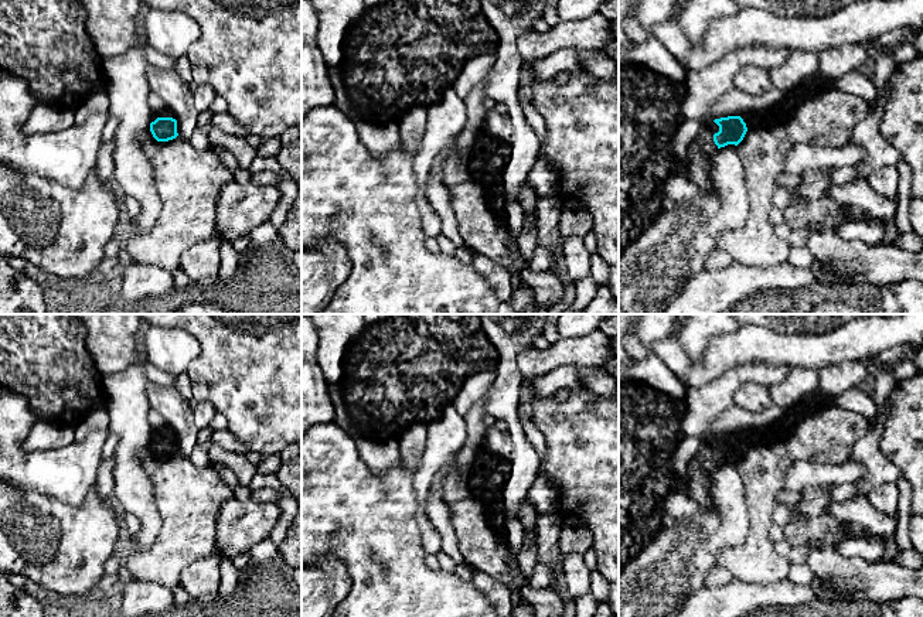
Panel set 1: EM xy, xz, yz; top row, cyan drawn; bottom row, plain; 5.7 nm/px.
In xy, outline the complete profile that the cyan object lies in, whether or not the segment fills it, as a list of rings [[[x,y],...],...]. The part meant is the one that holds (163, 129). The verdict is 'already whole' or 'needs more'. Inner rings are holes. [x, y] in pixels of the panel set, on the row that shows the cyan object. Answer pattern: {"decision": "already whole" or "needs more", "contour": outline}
{"decision": "needs more", "contour": [[[167,108],[151,113],[150,132],[157,142],[168,142],[178,136],[176,116]]]}

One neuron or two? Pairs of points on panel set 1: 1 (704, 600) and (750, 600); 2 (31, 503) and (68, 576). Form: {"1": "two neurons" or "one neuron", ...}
{"1": "one neuron", "2": "one neuron"}

